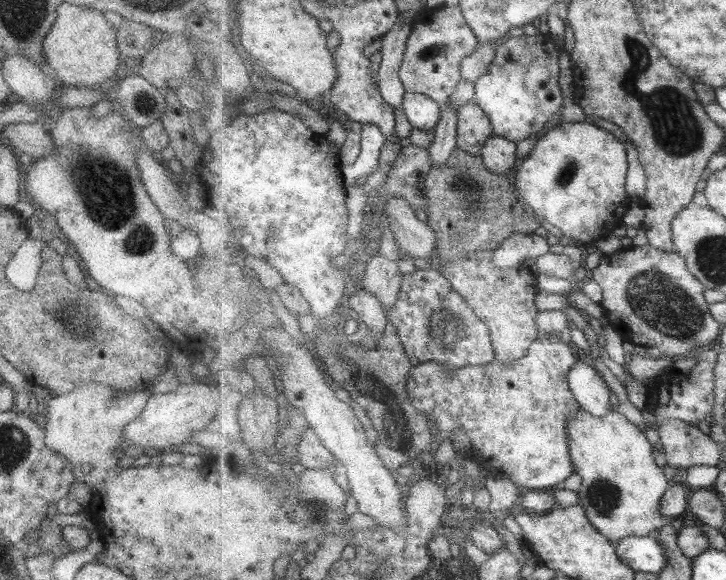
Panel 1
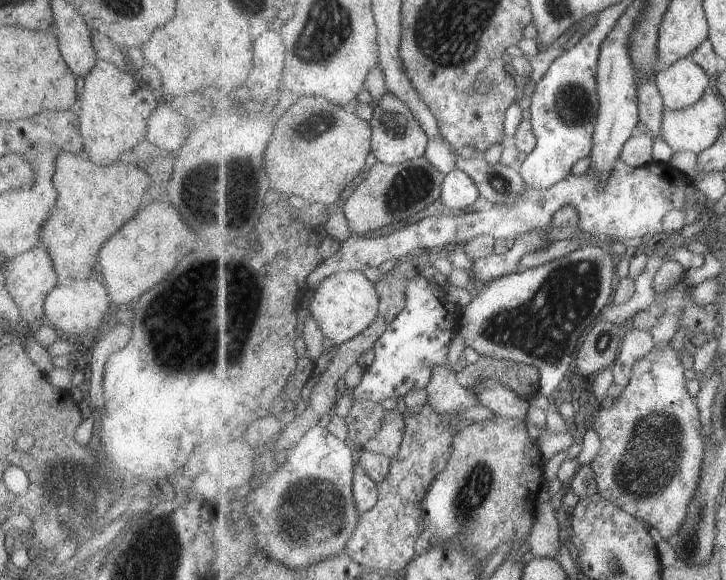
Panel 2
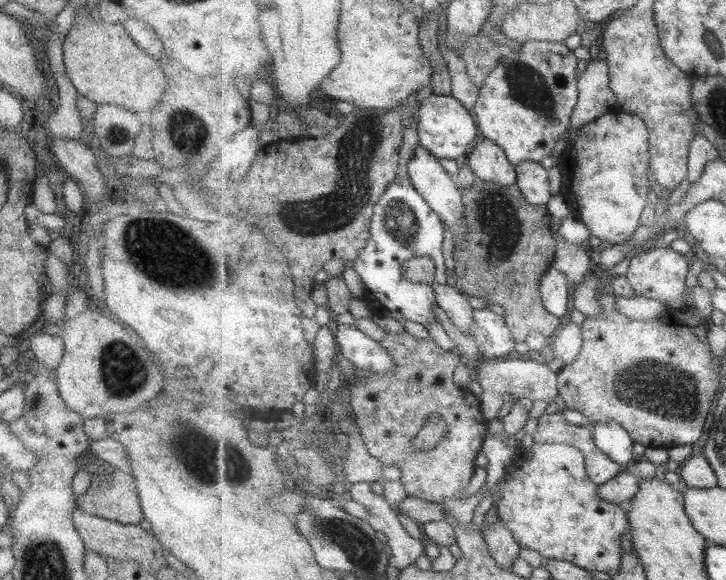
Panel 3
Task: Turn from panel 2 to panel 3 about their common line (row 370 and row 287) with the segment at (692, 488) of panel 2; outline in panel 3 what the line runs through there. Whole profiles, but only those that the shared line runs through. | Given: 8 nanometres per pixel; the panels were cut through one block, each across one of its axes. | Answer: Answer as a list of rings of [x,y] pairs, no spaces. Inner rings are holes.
[[[663,245],[650,247],[649,251],[633,257],[626,276],[637,295],[665,302],[669,312],[683,310],[686,307],[683,294],[689,276],[689,263],[686,255],[679,254],[671,247]]]

